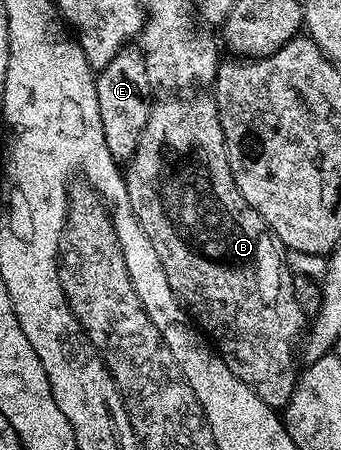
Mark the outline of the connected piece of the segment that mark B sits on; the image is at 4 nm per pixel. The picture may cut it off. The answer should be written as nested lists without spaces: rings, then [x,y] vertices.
[[[214,96],[191,97],[188,101],[163,101],[160,105],[158,102],[152,108],[150,119],[145,123],[145,131],[141,131],[137,151],[131,156],[131,160],[126,162],[125,180],[129,191],[129,203],[133,207],[135,218],[139,220],[139,225],[145,231],[149,243],[153,243],[153,251],[157,251],[157,259],[161,259],[165,279],[169,279],[169,287],[175,298],[178,299],[179,304],[182,305],[184,313],[206,334],[214,352],[219,354],[219,358],[229,367],[229,371],[233,371],[233,375],[237,375],[237,379],[241,379],[241,383],[248,385],[267,405],[285,407],[295,390],[297,342],[305,329],[305,316],[301,307],[297,307],[297,303],[293,299],[292,274],[286,267],[284,245],[271,232],[271,229],[265,223],[265,219],[261,219],[258,211],[249,207],[249,203],[243,198],[241,191],[237,191],[237,183],[233,183],[233,175],[229,171],[227,148],[225,147],[225,139],[221,131],[219,112],[215,106]]]

